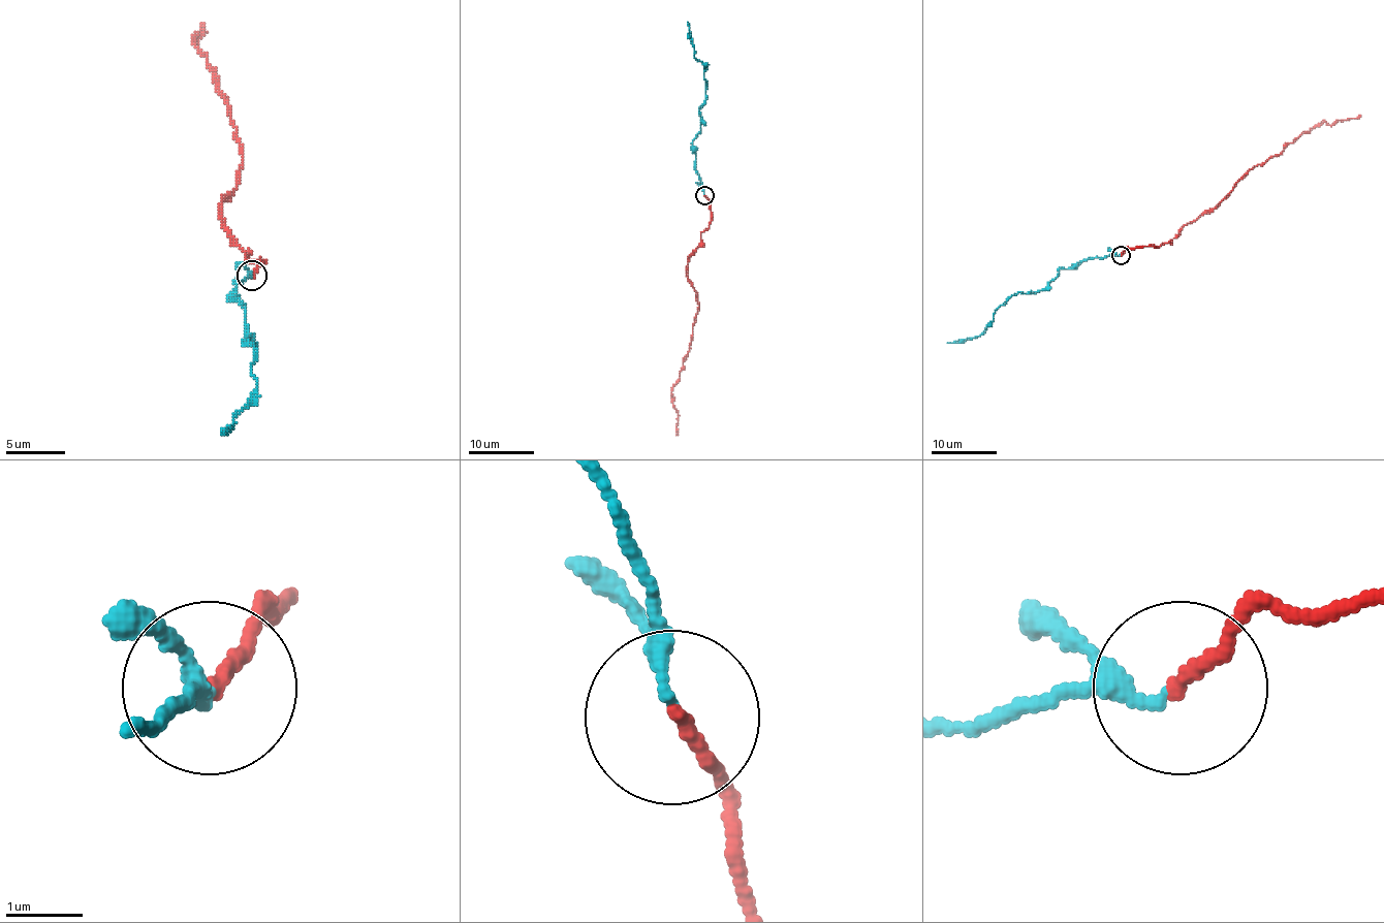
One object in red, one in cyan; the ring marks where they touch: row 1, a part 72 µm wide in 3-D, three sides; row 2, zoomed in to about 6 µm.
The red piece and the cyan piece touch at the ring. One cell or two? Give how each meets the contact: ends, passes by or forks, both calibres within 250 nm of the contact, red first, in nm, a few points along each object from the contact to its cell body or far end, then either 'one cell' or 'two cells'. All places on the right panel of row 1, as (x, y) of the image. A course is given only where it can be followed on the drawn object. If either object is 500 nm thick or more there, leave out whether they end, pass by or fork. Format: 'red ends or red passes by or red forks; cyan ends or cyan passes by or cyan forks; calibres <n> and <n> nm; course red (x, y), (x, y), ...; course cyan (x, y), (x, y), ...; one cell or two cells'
red ends; cyan passes by; calibres 180 and 150 nm; course red (1121, 254), (1128, 248), (1168, 243), (1188, 223), (1207, 213), (1251, 169), (1277, 156), (1313, 126), (1360, 115); course cyan (1120, 254), (1089, 257), (1061, 268), (1044, 288), (1011, 295), (978, 336), (947, 343); one cell

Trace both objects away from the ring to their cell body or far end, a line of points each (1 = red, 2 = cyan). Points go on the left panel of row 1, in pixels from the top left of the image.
1: (251, 275), (265, 260), (245, 260), (221, 218), (242, 148), (192, 35), (195, 40), (203, 23)
2: (251, 275), (237, 281), (230, 298), (245, 310), (242, 343), (254, 346), (251, 373), (257, 393), (221, 435)

